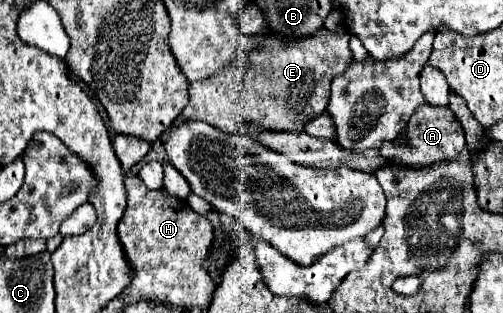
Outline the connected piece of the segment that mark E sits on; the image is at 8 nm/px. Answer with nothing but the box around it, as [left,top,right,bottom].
[183,30,351,134]

